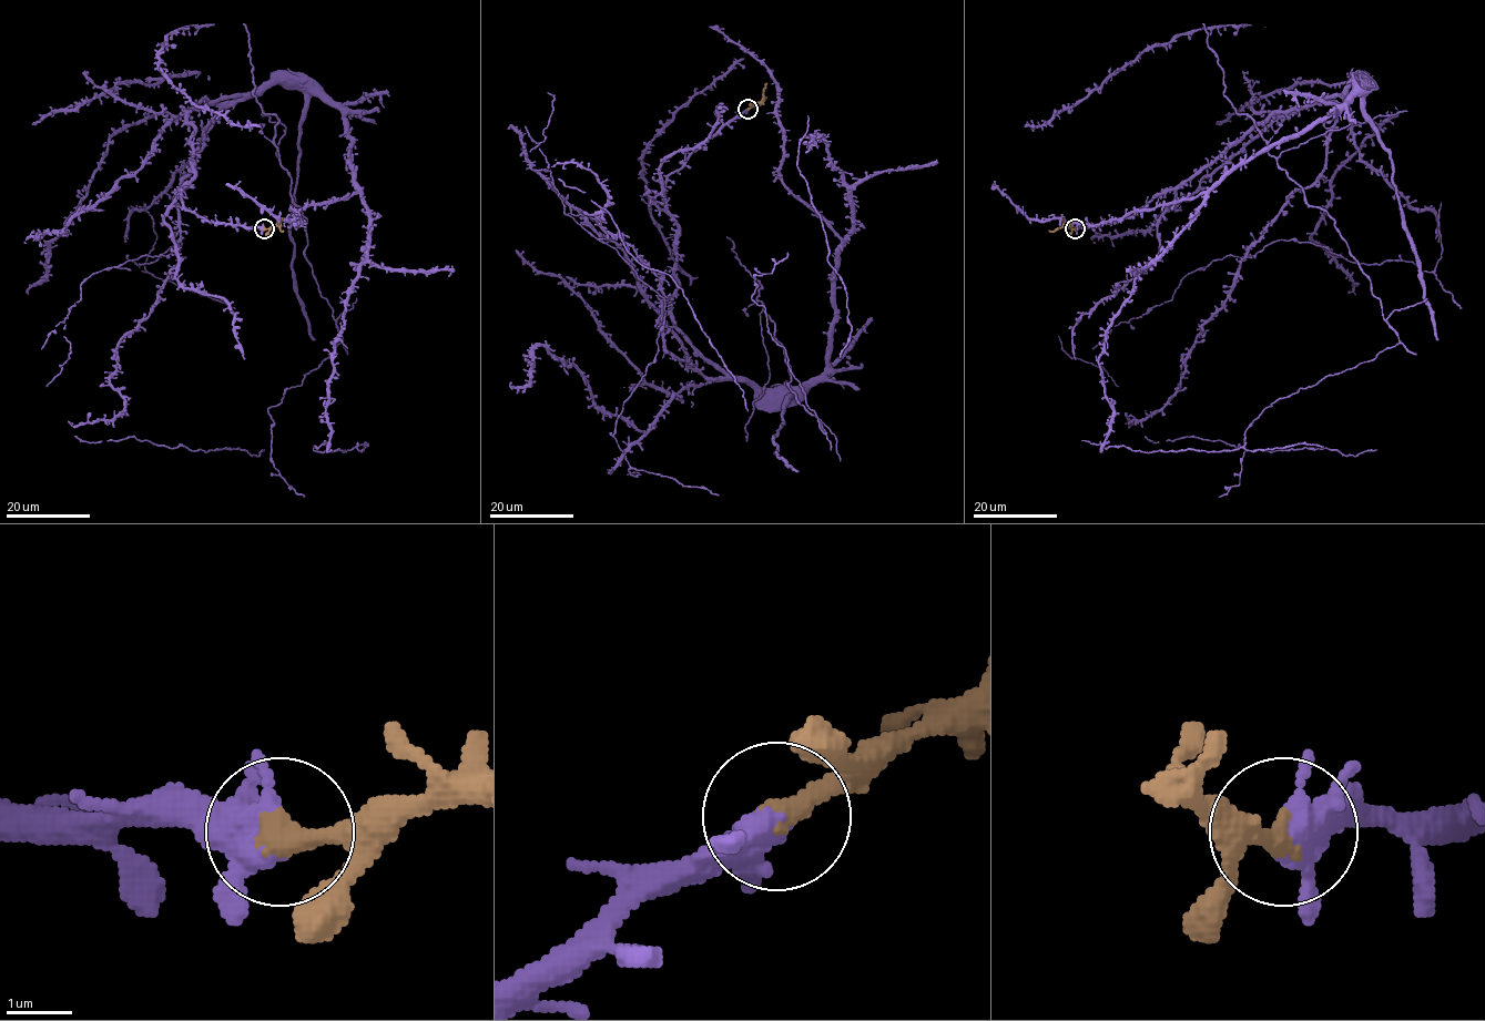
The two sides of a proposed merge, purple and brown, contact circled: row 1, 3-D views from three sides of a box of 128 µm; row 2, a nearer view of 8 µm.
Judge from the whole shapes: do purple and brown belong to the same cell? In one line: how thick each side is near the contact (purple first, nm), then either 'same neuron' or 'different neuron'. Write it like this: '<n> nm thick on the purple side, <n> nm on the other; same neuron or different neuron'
360 nm thick on the purple side, 400 nm on the other; same neuron

